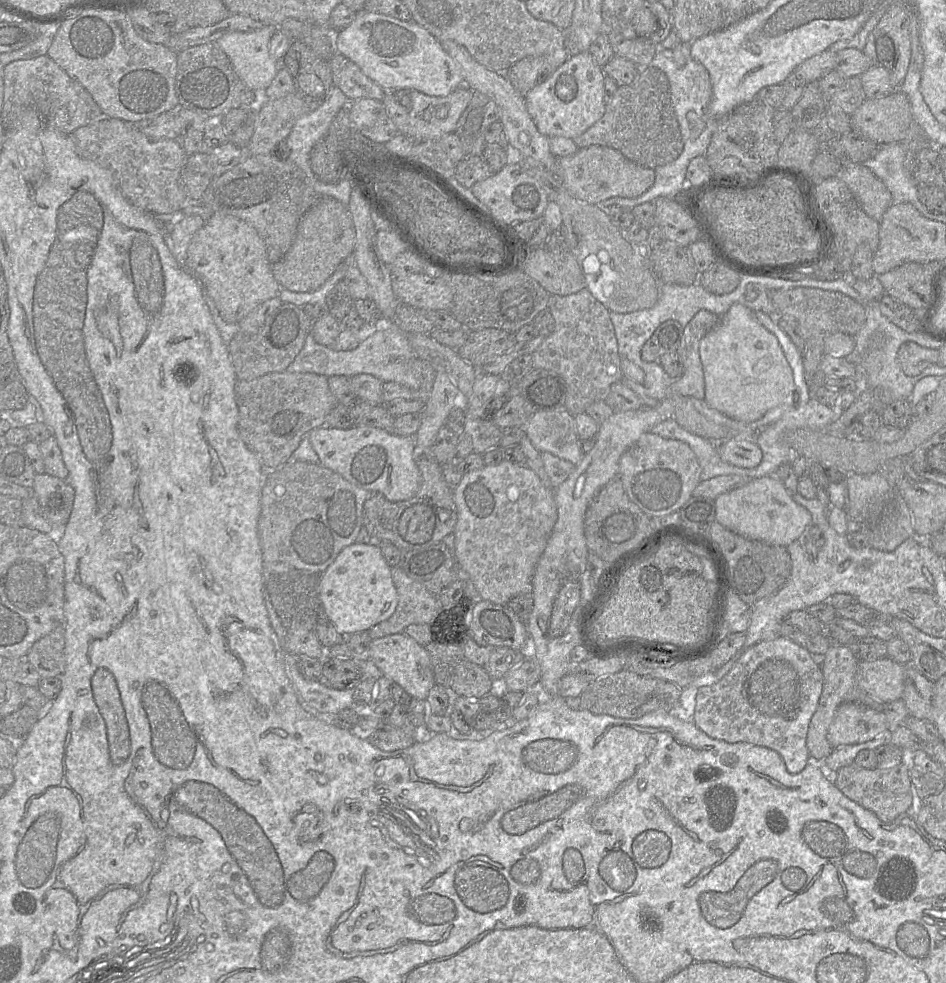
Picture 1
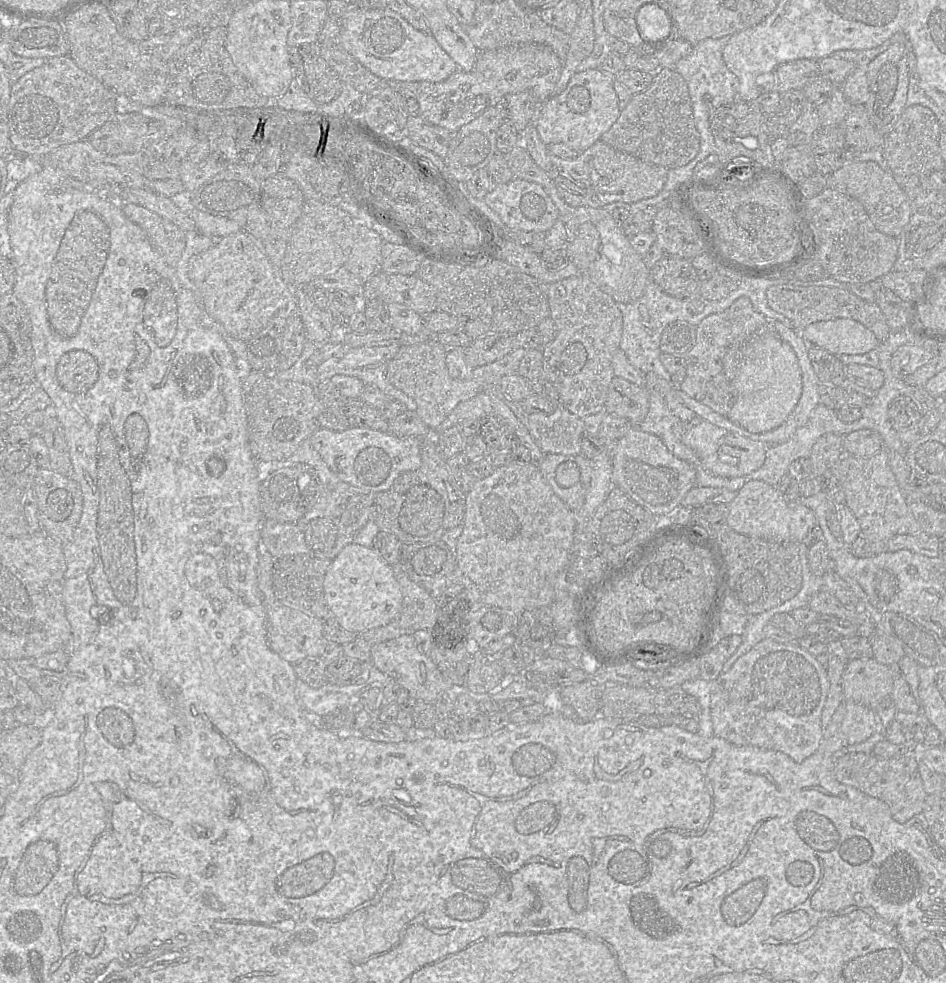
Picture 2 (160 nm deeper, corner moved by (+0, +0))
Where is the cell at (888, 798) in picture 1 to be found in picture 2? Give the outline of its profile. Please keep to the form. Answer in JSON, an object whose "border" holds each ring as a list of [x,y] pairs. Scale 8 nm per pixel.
{"border":[[[849,753],[835,761],[834,775],[839,783],[885,802],[892,818],[898,823],[905,823],[923,812],[928,795],[919,774],[919,761],[917,755],[883,759],[872,753]]]}

